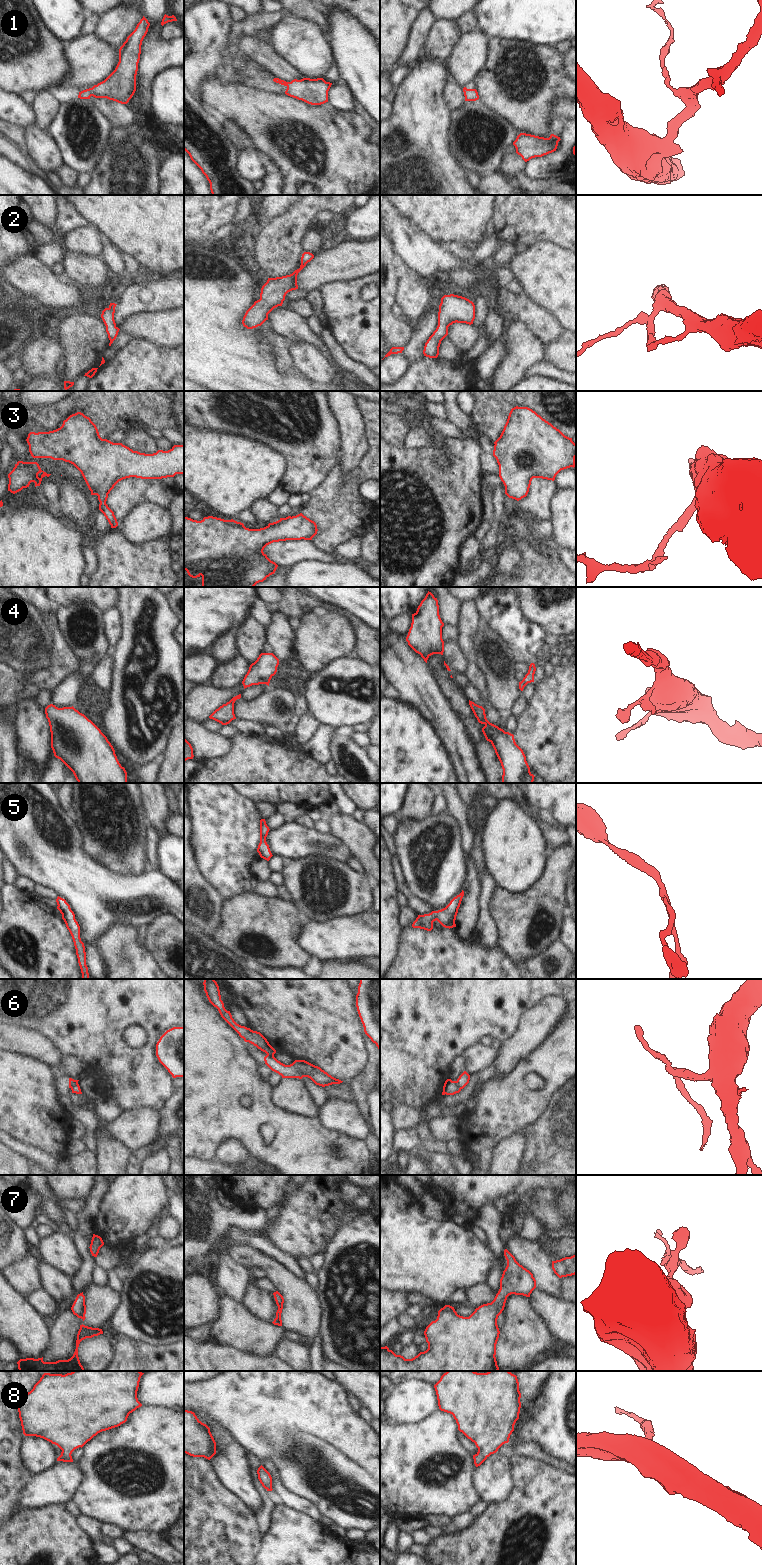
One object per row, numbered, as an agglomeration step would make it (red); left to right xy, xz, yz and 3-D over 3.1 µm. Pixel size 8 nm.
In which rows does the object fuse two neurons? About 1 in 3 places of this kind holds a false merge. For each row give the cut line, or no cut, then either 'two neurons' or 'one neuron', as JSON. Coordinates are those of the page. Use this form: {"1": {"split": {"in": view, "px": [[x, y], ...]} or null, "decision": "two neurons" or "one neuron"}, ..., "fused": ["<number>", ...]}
{"1": {"split": null, "decision": "one neuron"}, "2": {"split": null, "decision": "one neuron"}, "3": {"split": null, "decision": "one neuron"}, "4": {"split": null, "decision": "one neuron"}, "5": {"split": null, "decision": "one neuron"}, "6": {"split": {"in": "yz", "px": [[455, 1081], [461, 1088]]}, "decision": "two neurons"}, "7": {"split": null, "decision": "one neuron"}, "8": {"split": null, "decision": "one neuron"}, "fused": ["6"]}

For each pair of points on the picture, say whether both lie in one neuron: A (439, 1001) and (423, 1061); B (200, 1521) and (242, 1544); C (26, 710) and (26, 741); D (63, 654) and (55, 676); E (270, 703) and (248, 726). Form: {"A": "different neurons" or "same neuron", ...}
{"A": "same neuron", "B": "same neuron", "C": "same neuron", "D": "same neuron", "E": "different neurons"}

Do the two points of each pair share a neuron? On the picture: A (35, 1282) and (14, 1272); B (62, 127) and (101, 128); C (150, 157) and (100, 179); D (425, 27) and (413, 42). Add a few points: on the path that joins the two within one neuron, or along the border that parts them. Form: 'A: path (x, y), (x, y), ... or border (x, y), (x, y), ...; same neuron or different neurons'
A: path (30, 1281), (19, 1275); same neuron
B: path (73, 130), (81, 129), (94, 117); same neuron
C: path (138, 159), (118, 179), (112, 179); same neuron
D: path (421, 31), (417, 38); same neuron

